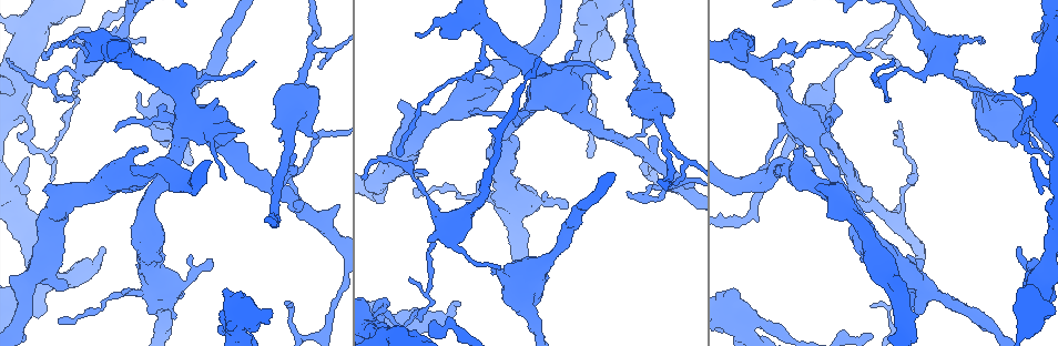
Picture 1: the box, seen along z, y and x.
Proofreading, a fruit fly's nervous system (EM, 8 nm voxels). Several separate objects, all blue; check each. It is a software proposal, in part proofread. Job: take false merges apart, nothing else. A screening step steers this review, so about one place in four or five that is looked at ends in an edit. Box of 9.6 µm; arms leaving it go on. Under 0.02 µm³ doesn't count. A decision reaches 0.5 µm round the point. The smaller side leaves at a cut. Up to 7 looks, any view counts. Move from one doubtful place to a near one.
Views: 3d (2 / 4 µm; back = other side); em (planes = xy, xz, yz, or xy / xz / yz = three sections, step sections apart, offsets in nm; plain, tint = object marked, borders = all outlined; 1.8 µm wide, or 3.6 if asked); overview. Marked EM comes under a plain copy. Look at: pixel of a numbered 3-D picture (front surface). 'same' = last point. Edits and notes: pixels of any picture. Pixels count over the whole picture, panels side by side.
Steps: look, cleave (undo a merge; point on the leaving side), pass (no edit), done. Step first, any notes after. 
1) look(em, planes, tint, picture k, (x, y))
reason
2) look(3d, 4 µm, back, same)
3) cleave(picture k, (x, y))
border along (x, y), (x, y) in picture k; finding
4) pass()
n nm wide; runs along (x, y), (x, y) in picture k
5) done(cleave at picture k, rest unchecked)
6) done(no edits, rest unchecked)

look(em, planes, tint, picture 1, (28, 137))
abrupt turn

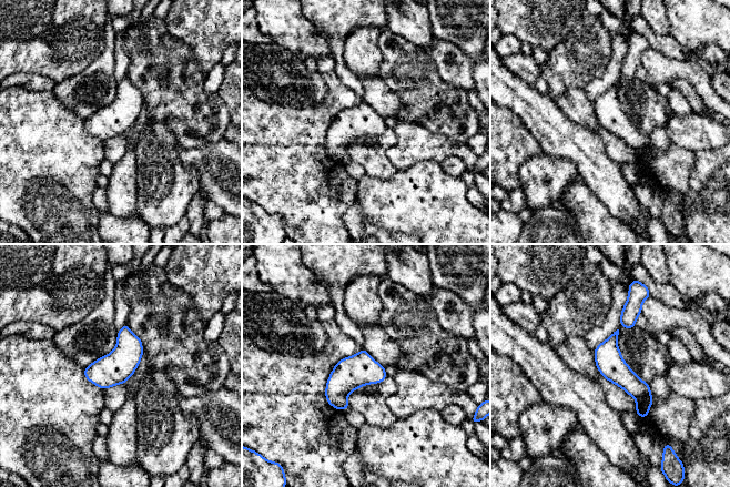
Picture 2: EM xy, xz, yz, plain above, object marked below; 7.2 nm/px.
cleave(picture 2, (642, 405))
border along (649, 391), (636, 401) in picture 2; a second neuron is stuck on

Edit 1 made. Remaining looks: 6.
look(3d, 4 µm, back, picture 1, (1031, 126))
sudden change in width

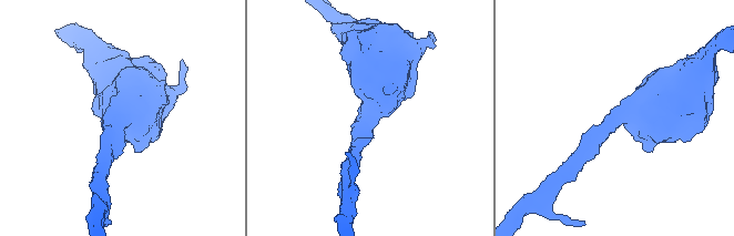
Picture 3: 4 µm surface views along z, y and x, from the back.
look(em, xz, step 8, tint, picture 3, (123, 116))
need the tissue

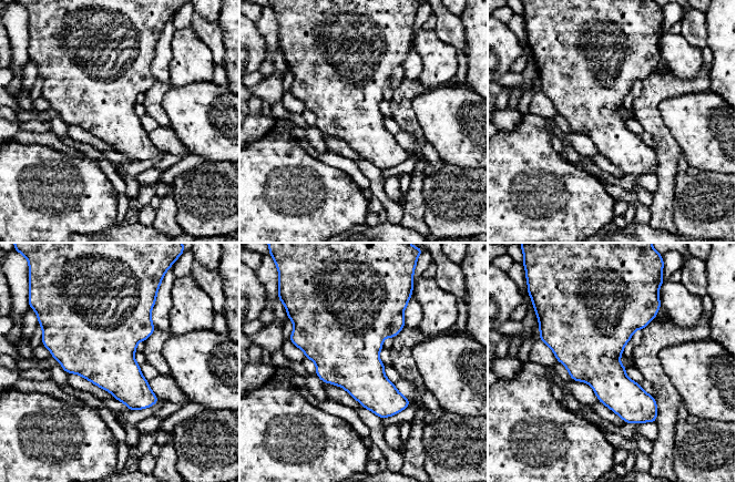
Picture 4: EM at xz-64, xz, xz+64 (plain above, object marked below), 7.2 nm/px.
pass()
continuous, no second neuron

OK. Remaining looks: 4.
look(em, planes, tint, picture 1, (316, 217))
a fork

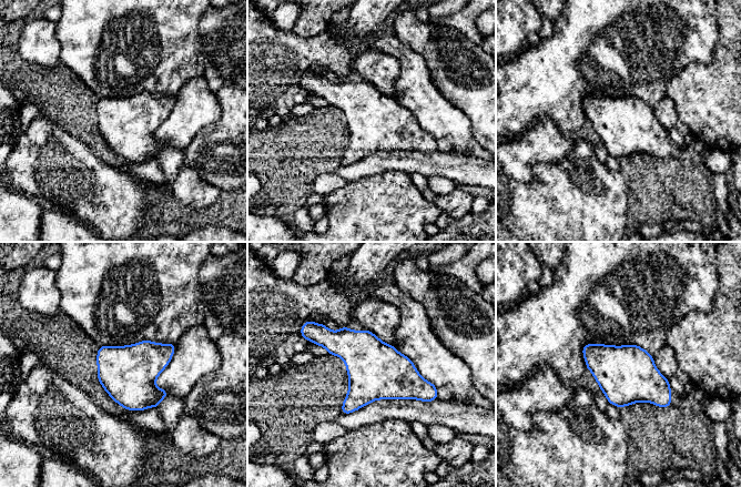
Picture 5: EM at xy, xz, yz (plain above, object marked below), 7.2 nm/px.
pass()
400 nm wide; continuous, no second neuron

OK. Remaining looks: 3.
done(cleave at picture 2, rest unchecked)

